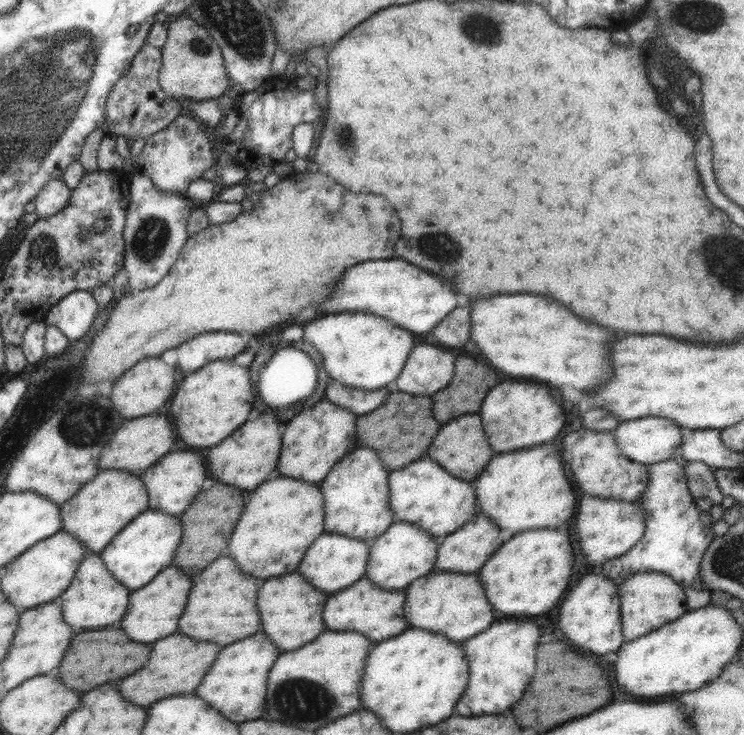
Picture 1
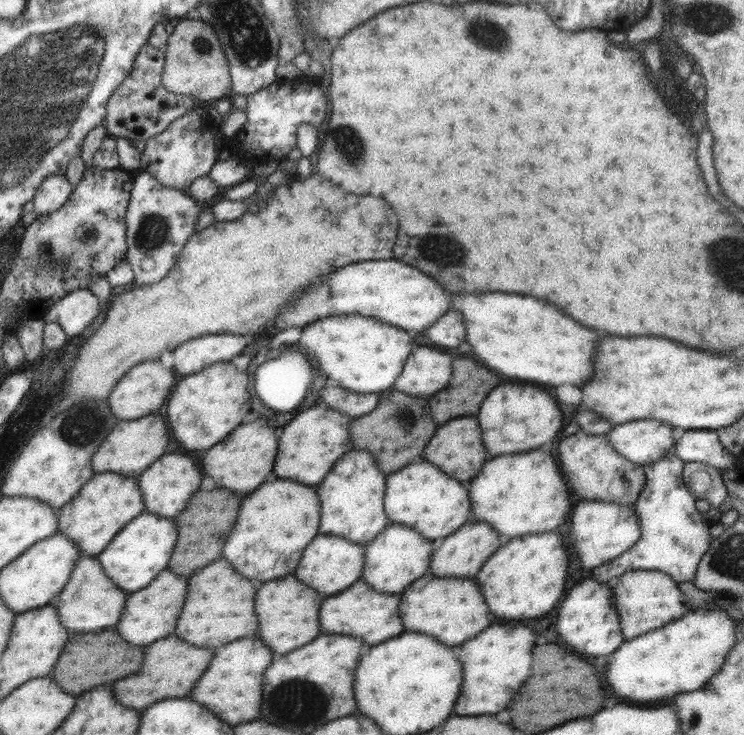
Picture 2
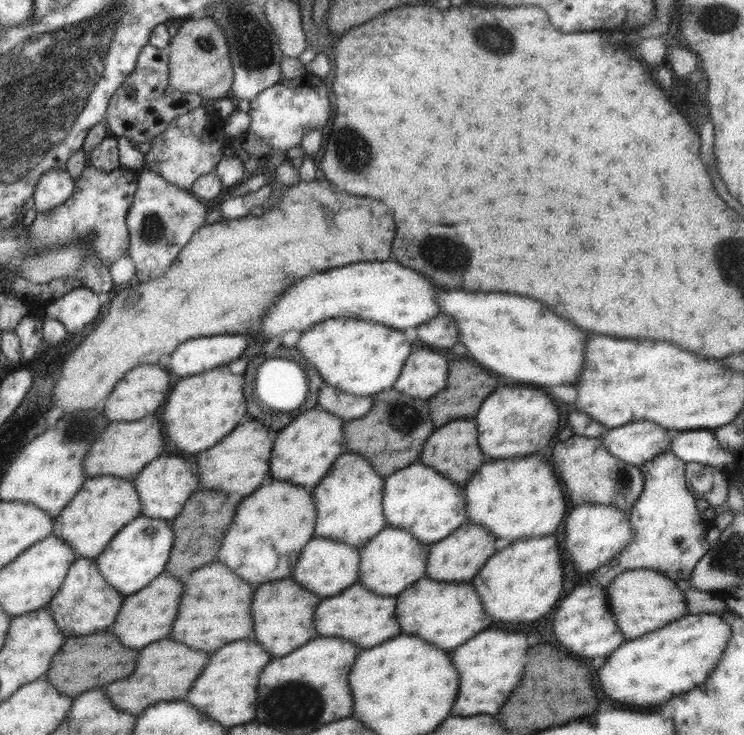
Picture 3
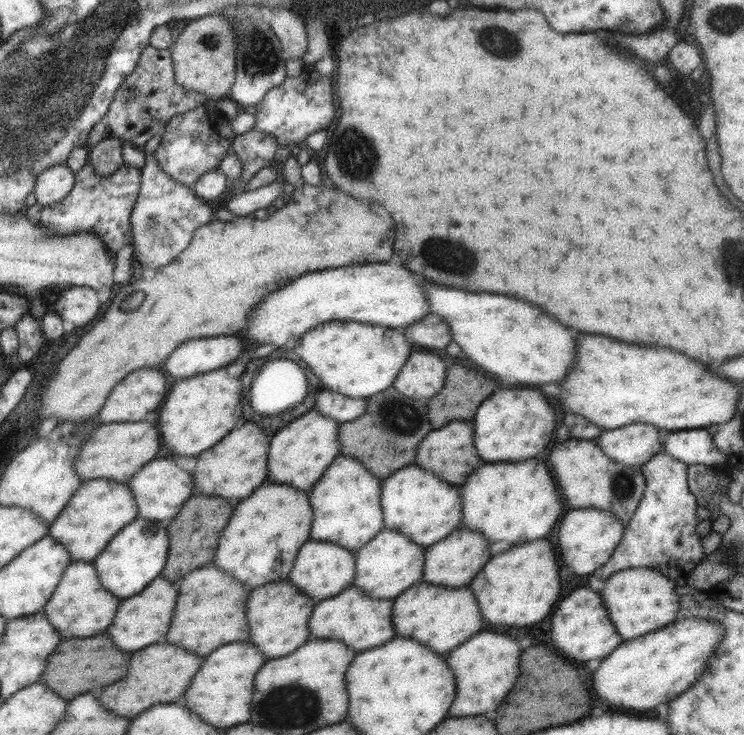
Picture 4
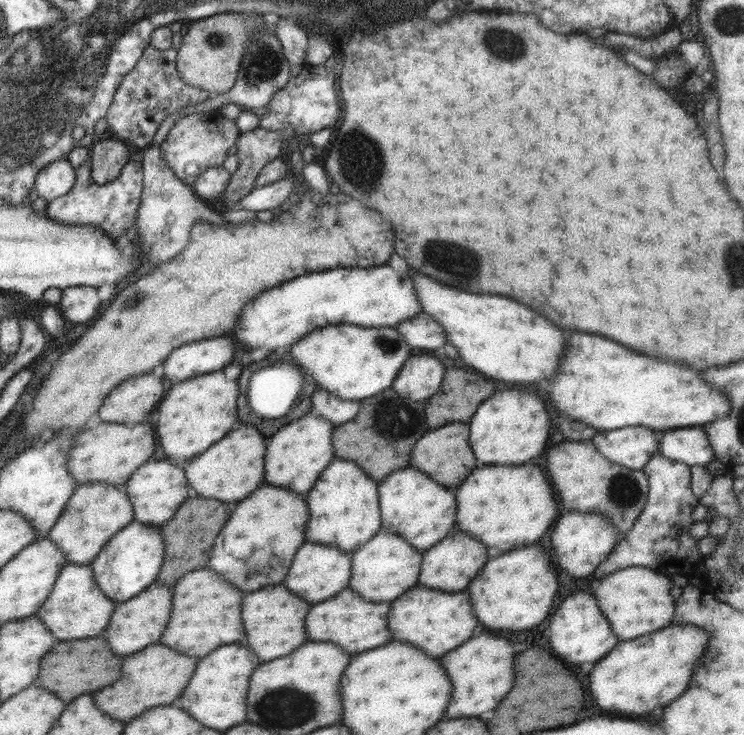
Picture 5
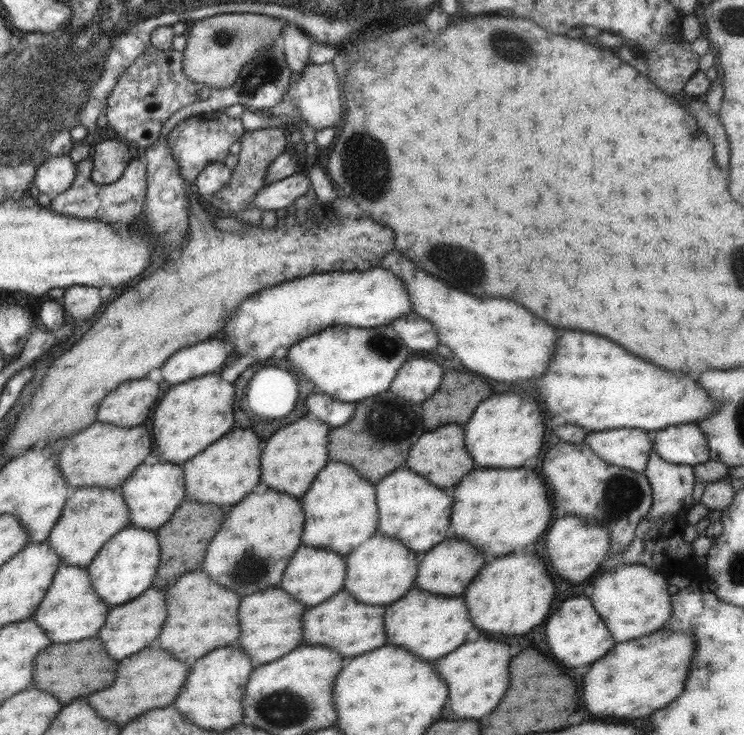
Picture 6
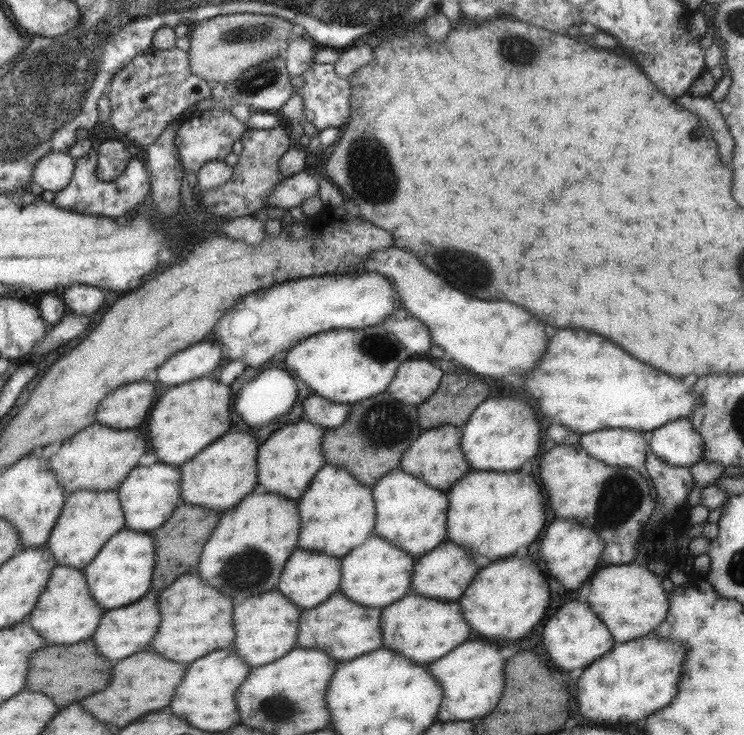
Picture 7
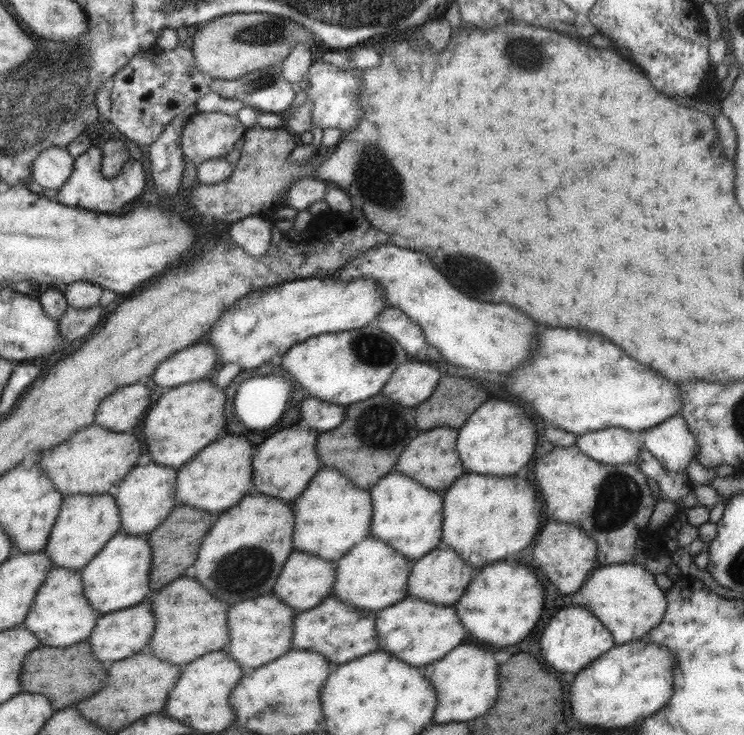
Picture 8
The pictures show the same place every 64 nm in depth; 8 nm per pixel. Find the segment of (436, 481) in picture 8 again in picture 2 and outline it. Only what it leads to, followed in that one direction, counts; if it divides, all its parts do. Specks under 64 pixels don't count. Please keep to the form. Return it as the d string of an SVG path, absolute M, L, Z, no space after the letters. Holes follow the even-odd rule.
M475 415L450 419L438 426L433 436L425 445L422 460L429 462L441 469L445 474L457 480L471 480L486 462L489 454L482 441L481 430ZM455 474L455 476L453 476Z

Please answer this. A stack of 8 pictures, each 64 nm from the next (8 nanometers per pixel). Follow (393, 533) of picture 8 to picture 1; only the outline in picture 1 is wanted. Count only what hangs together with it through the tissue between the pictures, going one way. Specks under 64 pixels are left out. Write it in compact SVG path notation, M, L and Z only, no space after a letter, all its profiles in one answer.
M431 458L418 460L388 473L389 508L397 521L409 522L427 534L442 539L455 532L475 514L475 492L472 484L451 476Z

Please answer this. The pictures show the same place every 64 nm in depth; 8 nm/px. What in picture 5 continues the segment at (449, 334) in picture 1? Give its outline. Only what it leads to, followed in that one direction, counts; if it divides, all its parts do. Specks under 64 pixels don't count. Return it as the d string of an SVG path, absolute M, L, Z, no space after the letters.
M419 313L396 326L399 334L411 348L435 350L446 343L443 327L427 313Z

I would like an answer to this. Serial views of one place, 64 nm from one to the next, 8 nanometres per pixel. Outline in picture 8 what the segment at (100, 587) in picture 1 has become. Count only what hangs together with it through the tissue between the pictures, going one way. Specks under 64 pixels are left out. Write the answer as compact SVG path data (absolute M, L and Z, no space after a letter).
M52 566L34 596L23 626L45 646L71 646L89 638L100 615L85 598L80 571Z

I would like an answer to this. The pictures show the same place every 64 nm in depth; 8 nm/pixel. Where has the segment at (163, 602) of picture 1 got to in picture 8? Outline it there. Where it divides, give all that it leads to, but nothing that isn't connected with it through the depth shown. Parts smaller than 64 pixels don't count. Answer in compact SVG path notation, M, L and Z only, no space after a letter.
M148 599L141 601L135 606L113 611L112 613L102 614L97 619L97 624L89 636L91 652L99 662L113 662L113 660L123 660L135 652L141 652L143 646L149 642L153 634L155 618L151 603Z

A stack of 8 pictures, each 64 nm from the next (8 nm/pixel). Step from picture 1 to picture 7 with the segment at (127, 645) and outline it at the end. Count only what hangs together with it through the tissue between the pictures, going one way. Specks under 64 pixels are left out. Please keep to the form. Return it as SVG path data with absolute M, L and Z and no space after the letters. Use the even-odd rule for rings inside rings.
M83 640L71 646L45 646L39 652L35 650L28 658L29 674L27 674L27 688L29 690L43 690L45 694L53 698L55 702L55 672L59 678L57 684L57 706L63 708L71 702L75 702L77 698L83 698L85 694L93 694L97 690L103 690L109 682L109 674L111 674L111 664L95 652L95 644L93 640ZM45 672L45 674L41 674ZM45 678L45 684L41 684L41 680ZM47 678L51 680L51 684L47 682Z

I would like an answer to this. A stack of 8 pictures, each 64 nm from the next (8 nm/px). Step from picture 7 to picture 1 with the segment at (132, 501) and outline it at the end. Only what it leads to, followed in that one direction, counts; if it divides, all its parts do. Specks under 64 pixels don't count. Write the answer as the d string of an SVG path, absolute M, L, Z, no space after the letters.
M191 450L169 452L151 465L141 478L147 489L149 507L179 517L202 490L201 484L207 478L207 468L203 458Z

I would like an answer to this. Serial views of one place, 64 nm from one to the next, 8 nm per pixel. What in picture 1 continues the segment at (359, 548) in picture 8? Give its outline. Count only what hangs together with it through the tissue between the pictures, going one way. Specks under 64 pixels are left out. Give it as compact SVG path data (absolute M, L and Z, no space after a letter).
M394 520L371 544L364 576L383 590L405 590L416 578L433 570L439 539L405 521Z

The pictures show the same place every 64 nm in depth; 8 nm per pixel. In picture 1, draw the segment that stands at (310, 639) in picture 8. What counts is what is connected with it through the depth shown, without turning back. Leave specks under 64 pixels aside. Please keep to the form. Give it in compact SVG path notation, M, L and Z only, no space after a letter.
M363 576L351 586L334 592L323 608L323 622L327 630L357 631L369 640L379 643L385 638L397 636L409 628L404 615L405 590L383 590Z

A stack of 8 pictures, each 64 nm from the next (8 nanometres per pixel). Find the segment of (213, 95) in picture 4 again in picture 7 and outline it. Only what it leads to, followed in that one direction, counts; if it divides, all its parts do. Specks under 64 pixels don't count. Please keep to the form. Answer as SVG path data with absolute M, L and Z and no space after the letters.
M251 13L217 15L197 22L191 30L187 52L189 72L210 84L229 84L245 69L271 57L283 56L285 47L295 37L306 38L315 44L301 26L278 16Z

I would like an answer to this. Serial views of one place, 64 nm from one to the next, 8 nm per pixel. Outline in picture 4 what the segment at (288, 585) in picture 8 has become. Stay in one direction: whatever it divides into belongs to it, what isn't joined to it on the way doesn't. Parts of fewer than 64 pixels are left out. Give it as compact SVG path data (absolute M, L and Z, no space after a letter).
M309 538L297 551L293 572L289 574L289 580L292 585L295 585L295 588L298 588L298 591L318 602L324 598L331 598L343 589L351 587L354 576L354 552L337 543Z

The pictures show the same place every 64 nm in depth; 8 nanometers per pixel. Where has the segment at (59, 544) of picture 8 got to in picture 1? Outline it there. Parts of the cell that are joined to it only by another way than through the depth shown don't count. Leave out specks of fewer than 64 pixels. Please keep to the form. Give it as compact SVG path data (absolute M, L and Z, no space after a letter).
M99 470L97 475L86 482L69 500L60 504L61 531L77 538L89 552L100 553L109 542L140 512L149 507L146 486L141 476L133 476L125 470Z

